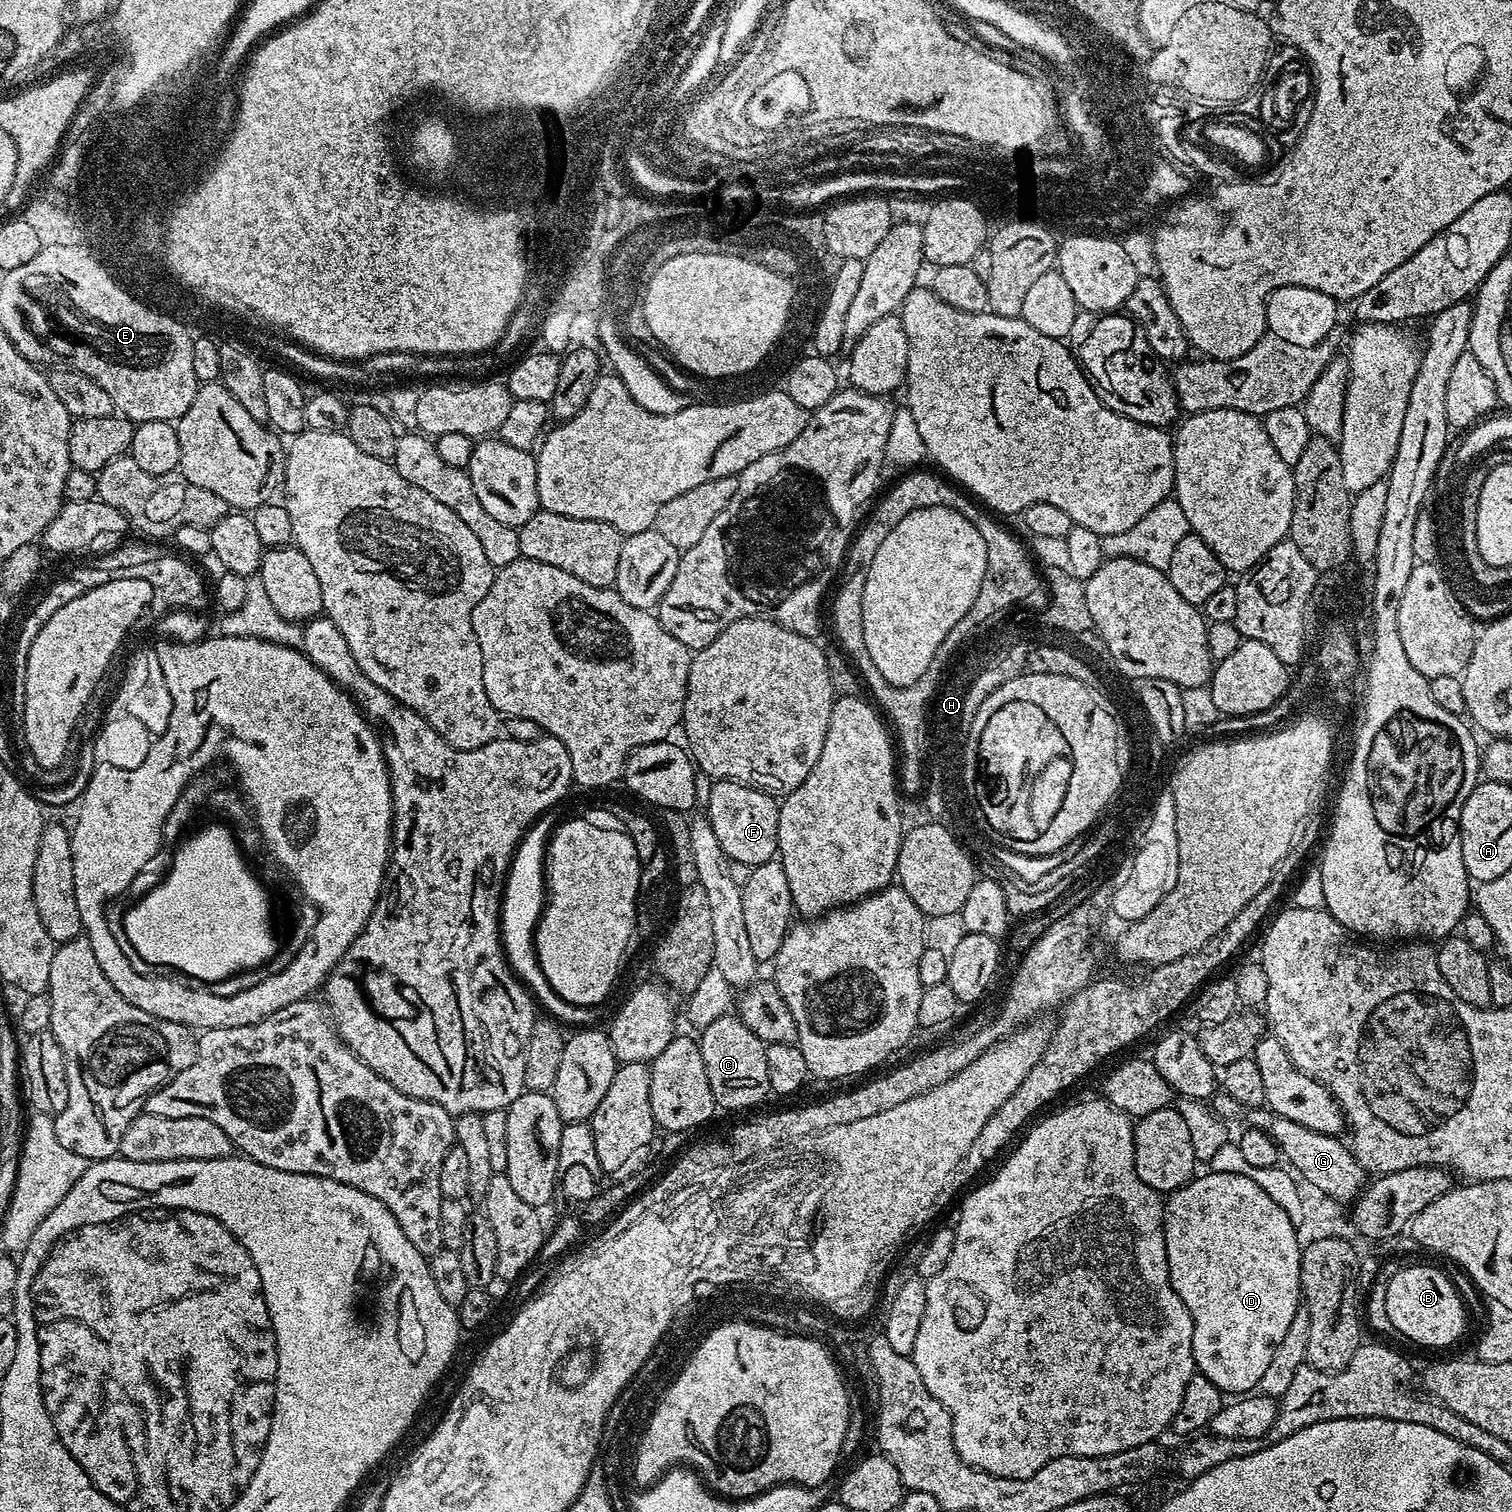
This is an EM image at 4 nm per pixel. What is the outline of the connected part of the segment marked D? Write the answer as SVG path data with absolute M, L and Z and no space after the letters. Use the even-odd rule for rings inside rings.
M1205 1171L1206 1174L1197 1175L1179 1188L1176 1192L1167 1193L1164 1200L1164 1237L1166 1238L1166 1262L1170 1270L1170 1286L1174 1286L1174 1294L1186 1302L1186 1310L1190 1310L1190 1318L1194 1322L1194 1362L1199 1375L1210 1378L1214 1386L1218 1386L1225 1394L1248 1394L1259 1389L1262 1382L1262 1374L1269 1368L1270 1361L1273 1360L1274 1350L1282 1343L1282 1338L1286 1335L1286 1330L1290 1327L1290 1322L1294 1319L1294 1314L1302 1307L1302 1297L1300 1294L1300 1254L1302 1243L1295 1230L1294 1223L1290 1222L1290 1214L1258 1186L1250 1178L1242 1178L1242 1174L1226 1174L1225 1172Z

